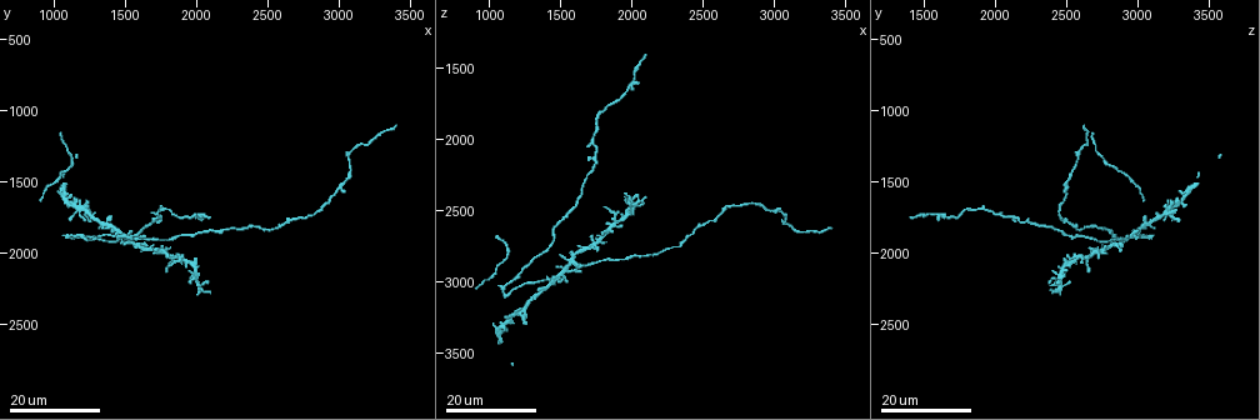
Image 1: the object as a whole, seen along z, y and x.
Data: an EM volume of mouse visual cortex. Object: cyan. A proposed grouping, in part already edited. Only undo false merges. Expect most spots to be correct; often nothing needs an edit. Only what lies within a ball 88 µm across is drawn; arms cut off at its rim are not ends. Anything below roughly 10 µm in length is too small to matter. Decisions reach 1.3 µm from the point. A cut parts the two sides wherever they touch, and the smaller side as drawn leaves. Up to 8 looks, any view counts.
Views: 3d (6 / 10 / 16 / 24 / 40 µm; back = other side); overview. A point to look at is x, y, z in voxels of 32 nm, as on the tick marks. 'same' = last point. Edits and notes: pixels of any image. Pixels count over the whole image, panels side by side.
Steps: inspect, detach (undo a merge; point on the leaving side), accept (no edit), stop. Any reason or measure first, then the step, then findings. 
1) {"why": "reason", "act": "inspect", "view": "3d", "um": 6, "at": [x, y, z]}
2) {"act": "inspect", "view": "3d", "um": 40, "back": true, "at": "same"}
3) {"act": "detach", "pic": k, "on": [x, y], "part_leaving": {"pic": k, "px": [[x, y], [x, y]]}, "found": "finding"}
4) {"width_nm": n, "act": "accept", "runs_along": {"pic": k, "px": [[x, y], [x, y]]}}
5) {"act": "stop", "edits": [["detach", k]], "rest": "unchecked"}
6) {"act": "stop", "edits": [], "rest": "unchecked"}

{"why": "a narrow waist", "act": "inspect", "view": "3d", "um": 24, "at": [1760, 1780, 2160]}

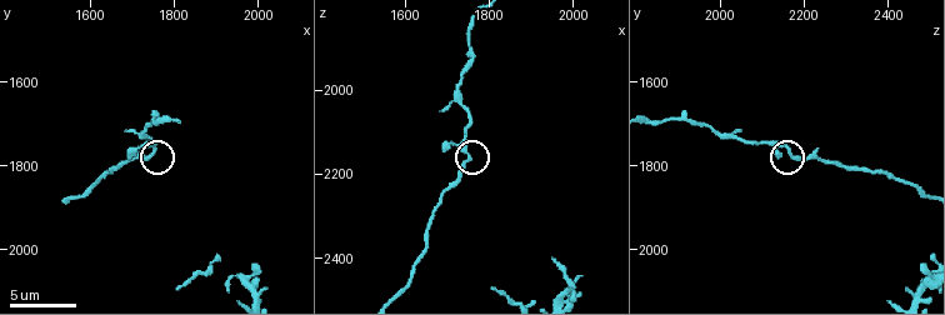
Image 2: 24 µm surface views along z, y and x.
{"act": "inspect", "view": "3d", "um": 10, "at": [1740, 1775, 2165]}

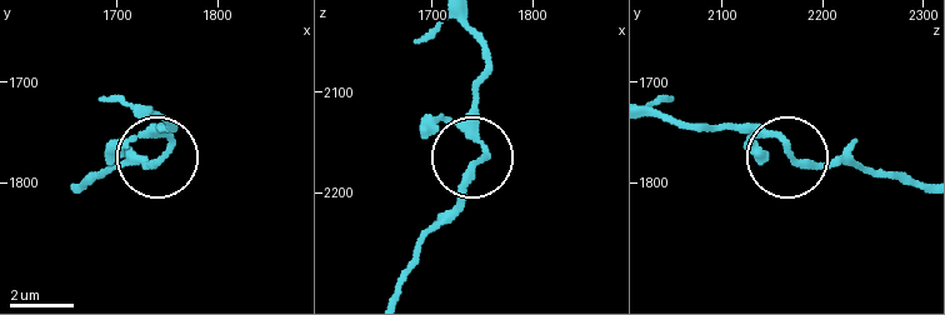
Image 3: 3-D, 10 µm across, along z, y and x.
{"act": "accept", "found": "one neuron here"}

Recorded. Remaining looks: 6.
{"act": "inspect", "view": "3d", "um": 24, "at": [1480, 1880, 2580]}

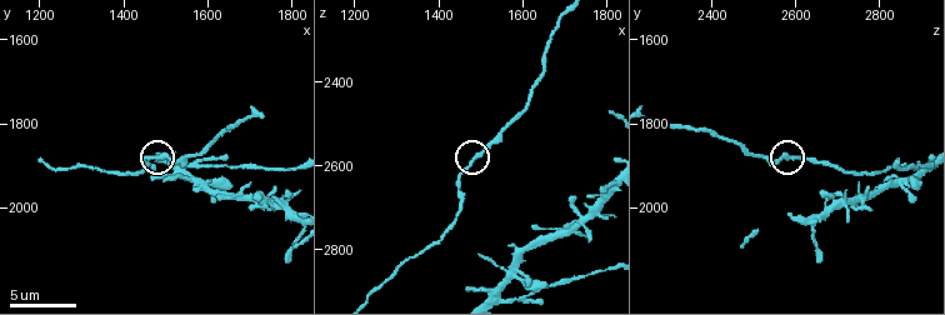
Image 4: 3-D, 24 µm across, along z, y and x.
{"why": "closer look", "act": "inspect", "view": "3d", "um": 6, "at": [1500, 1880, 2570]}

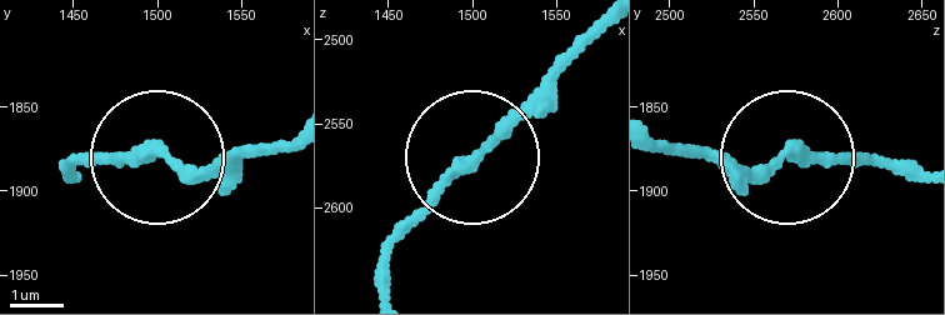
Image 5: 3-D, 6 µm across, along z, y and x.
{"act": "accept", "runs_along": {"pic": 5, "px": [[76, 178], [76, 164], [286, 150]]}, "found": "all the same neuron"}

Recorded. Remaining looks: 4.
{"why": "a narrow waist", "act": "inspect", "view": "3d", "um": 24, "at": [980, 1520, 3000]}

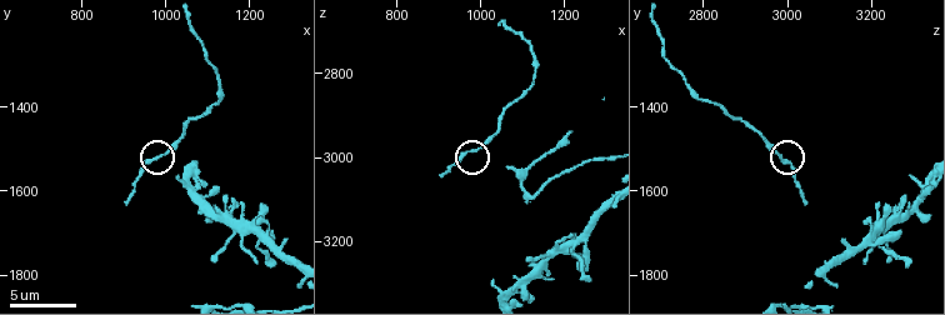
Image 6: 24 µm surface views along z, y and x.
{"act": "inspect", "view": "3d", "um": 10, "at": [985, 1525, 2980]}

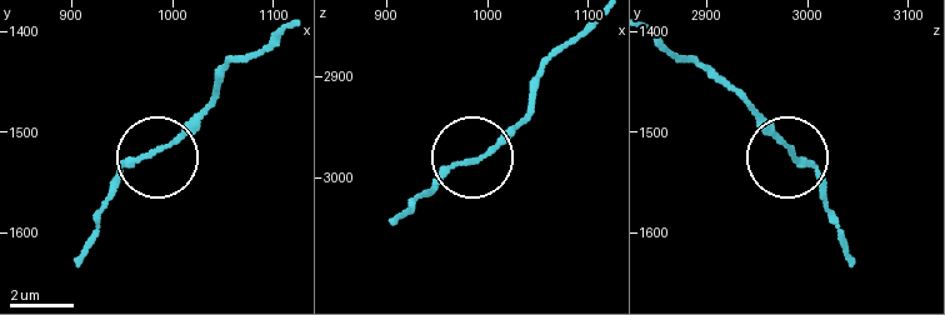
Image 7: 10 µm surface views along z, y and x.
{"act": "accept", "found": "all the same neuron"}

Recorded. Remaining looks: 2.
{"why": "three-way junction", "act": "inspect", "view": "3d", "um": 16, "at": [2980, 1540, 2520]}

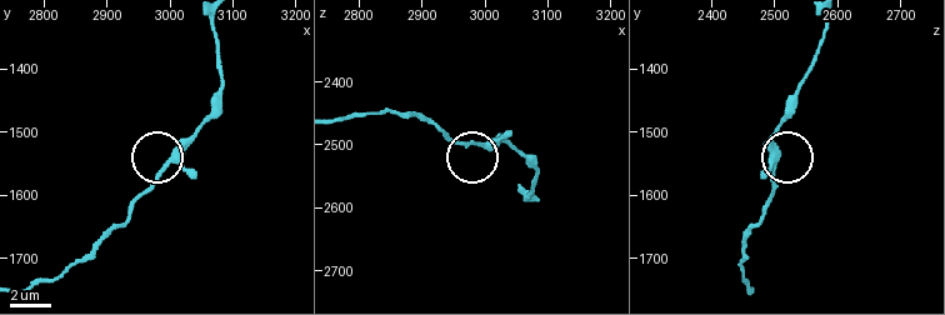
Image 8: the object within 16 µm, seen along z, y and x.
{"act": "inspect", "view": "3d", "um": 10, "at": [2995, 1560, 2495]}

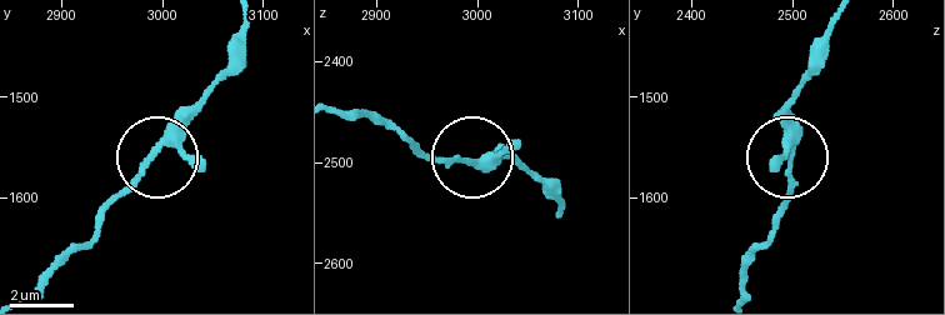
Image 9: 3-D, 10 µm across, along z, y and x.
{"act": "accept", "runs_along": {"pic": 9, "px": [[740, 290], [743, 266], [769, 234], [788, 185], [794, 91]]}, "found": "all the same neuron"}

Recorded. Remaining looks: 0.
{"act": "stop", "edits": [], "rest": "unchecked"}

